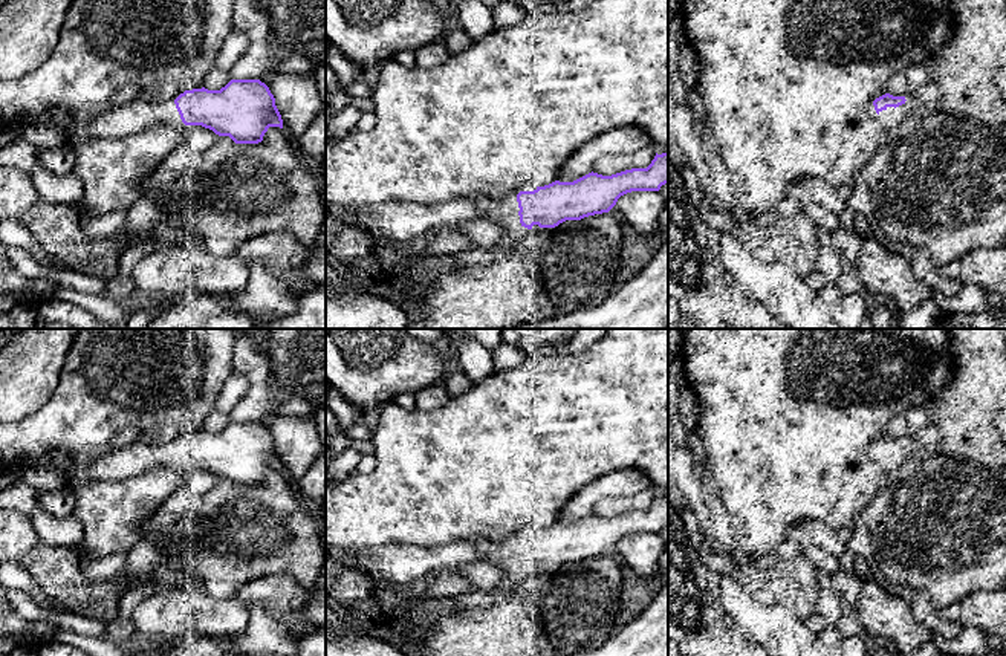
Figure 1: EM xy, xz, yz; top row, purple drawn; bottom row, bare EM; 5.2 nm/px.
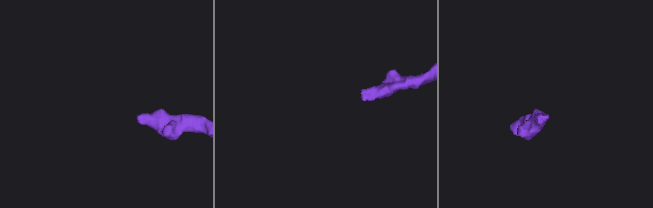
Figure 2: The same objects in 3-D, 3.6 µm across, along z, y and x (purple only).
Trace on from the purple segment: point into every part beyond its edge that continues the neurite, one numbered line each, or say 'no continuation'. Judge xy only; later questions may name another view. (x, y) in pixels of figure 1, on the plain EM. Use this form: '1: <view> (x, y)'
1: xy (120, 464)

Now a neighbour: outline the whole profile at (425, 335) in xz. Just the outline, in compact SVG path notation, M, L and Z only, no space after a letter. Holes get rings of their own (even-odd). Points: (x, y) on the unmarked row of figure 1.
M405 329L413 338L434 344L449 333L449 329Z

